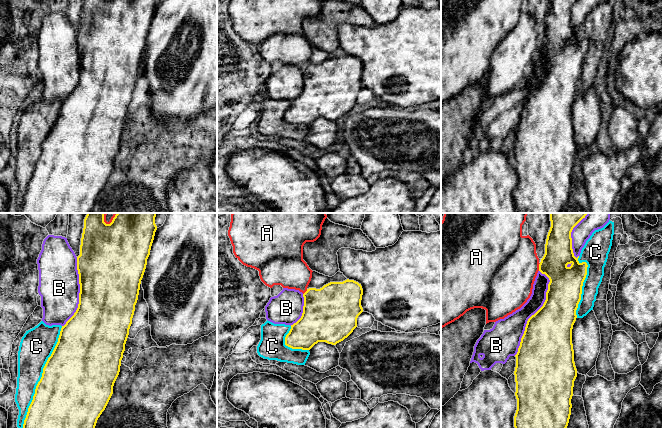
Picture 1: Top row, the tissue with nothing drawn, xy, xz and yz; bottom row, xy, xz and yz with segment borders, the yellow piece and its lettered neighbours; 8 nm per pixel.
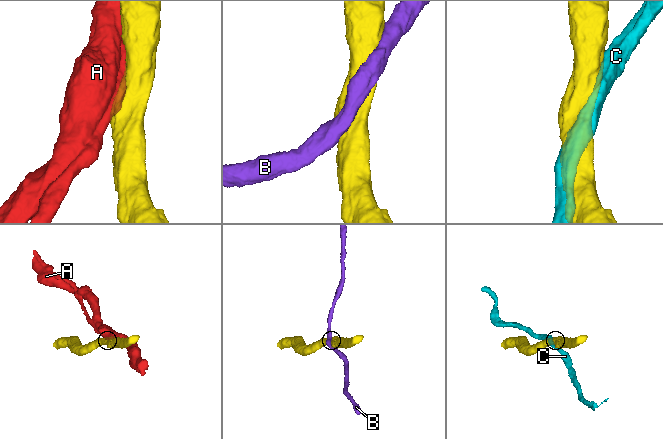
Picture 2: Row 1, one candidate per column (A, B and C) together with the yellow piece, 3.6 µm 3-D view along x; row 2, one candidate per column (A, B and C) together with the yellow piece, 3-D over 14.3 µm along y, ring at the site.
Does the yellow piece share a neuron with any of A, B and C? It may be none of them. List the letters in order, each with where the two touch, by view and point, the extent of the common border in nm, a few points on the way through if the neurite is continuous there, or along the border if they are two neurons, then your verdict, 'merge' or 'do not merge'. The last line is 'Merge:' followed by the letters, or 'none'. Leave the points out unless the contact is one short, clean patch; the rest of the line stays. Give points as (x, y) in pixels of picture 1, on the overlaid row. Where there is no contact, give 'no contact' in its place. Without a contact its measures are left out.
A: yz (539, 267) | 70 nm | do not merge
B: yz (536, 312) | 700 nm | do not merge
C: xy (41, 377) | 850 nm | do not merge
Merge: none

